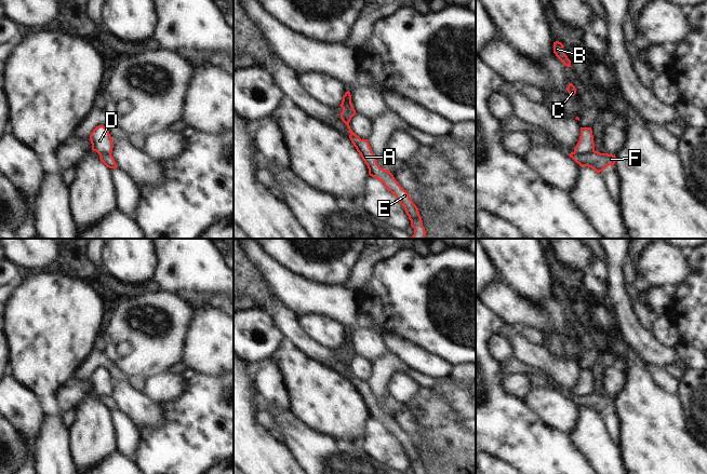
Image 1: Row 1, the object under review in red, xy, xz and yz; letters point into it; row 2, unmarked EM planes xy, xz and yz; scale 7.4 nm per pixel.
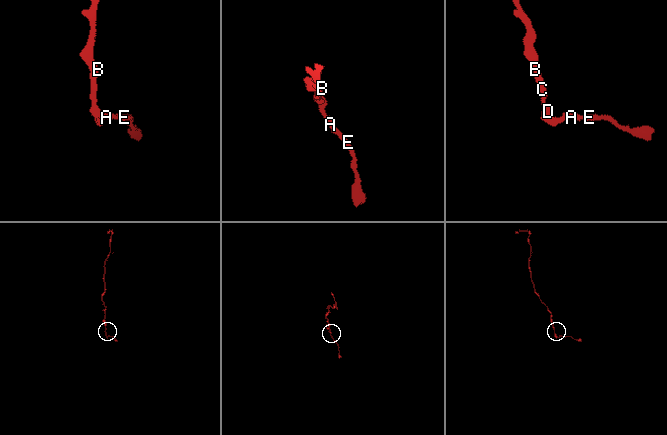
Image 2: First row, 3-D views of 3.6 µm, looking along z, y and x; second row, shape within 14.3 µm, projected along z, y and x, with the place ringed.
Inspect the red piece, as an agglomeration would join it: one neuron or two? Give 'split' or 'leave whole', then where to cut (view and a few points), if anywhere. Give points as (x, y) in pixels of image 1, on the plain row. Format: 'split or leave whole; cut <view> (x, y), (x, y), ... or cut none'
split; cut yz (594, 392), (582, 396), (574, 394)

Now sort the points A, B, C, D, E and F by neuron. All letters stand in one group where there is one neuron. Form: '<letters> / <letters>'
A E F / B C D

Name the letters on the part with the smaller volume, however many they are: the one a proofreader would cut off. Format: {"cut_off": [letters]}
{"cut_off": ["A", "E", "F"]}

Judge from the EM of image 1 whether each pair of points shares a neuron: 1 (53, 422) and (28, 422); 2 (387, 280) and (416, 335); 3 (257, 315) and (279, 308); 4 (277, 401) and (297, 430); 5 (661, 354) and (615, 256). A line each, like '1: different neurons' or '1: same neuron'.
1: different neurons
2: same neuron
3: different neurons
4: different neurons
5: same neuron

